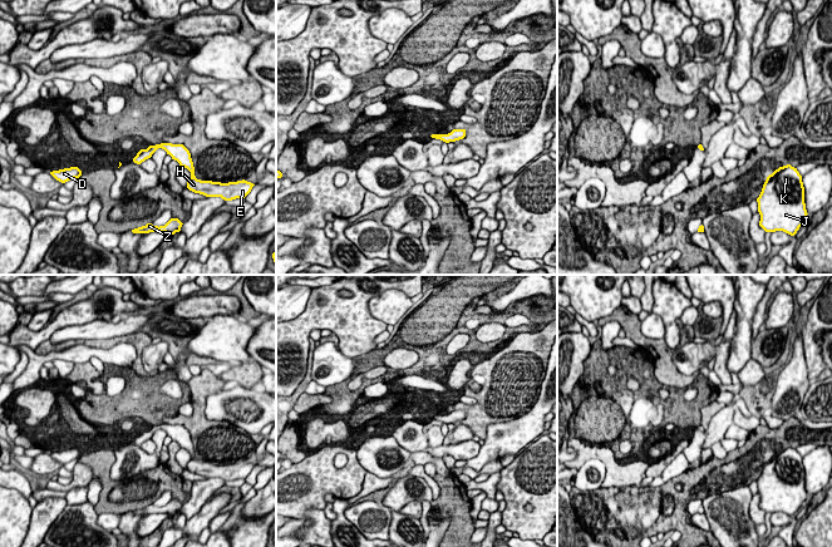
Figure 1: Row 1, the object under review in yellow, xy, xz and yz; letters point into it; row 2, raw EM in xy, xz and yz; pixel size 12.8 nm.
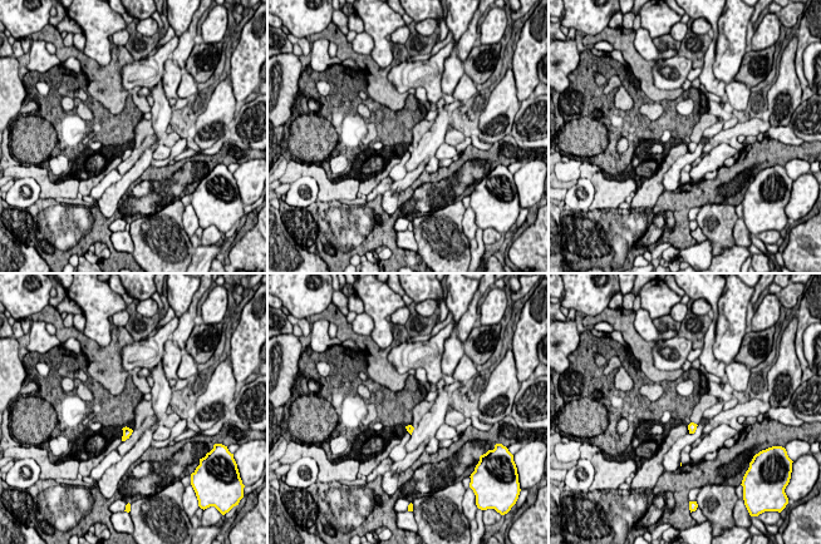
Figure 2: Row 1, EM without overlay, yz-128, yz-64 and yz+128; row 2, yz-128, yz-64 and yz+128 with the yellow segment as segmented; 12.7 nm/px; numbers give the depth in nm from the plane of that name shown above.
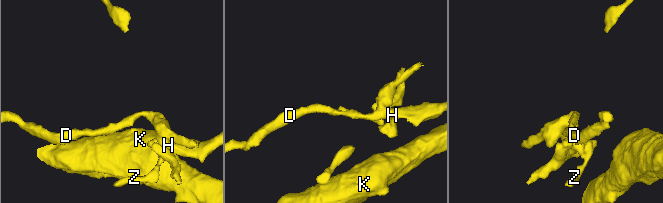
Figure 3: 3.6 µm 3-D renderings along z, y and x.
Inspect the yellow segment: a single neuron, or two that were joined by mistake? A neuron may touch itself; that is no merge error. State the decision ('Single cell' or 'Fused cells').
Fused cells

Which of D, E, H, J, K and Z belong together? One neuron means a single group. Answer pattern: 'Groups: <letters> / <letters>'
Groups: D / E H J K Z

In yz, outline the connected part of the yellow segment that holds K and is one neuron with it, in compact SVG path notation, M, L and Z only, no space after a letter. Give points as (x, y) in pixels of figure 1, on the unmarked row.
M791 445L767 458L757 483L759 507L765 513L783 512L794 517L808 496L802 457Z

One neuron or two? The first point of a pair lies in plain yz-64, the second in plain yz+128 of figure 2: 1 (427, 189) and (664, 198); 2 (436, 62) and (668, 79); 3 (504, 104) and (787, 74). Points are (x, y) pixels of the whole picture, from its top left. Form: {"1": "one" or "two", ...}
{"1": "one", "2": "one", "3": "one"}

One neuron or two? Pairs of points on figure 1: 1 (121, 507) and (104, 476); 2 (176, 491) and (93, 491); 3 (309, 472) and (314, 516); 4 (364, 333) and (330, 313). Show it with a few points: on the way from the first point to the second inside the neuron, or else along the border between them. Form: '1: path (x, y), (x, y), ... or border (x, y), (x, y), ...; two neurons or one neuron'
1: path (117, 499), (107, 483); one neuron
2: border (97, 477), (101, 493), (94, 506); two neurons
3: border (323, 509), (309, 508), (301, 518), (289, 517); two neurons
4: path (355, 326), (339, 314); one neuron

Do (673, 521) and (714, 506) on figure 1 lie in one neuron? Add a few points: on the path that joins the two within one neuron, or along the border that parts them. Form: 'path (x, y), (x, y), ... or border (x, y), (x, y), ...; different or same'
border (714, 491), (702, 499); different

